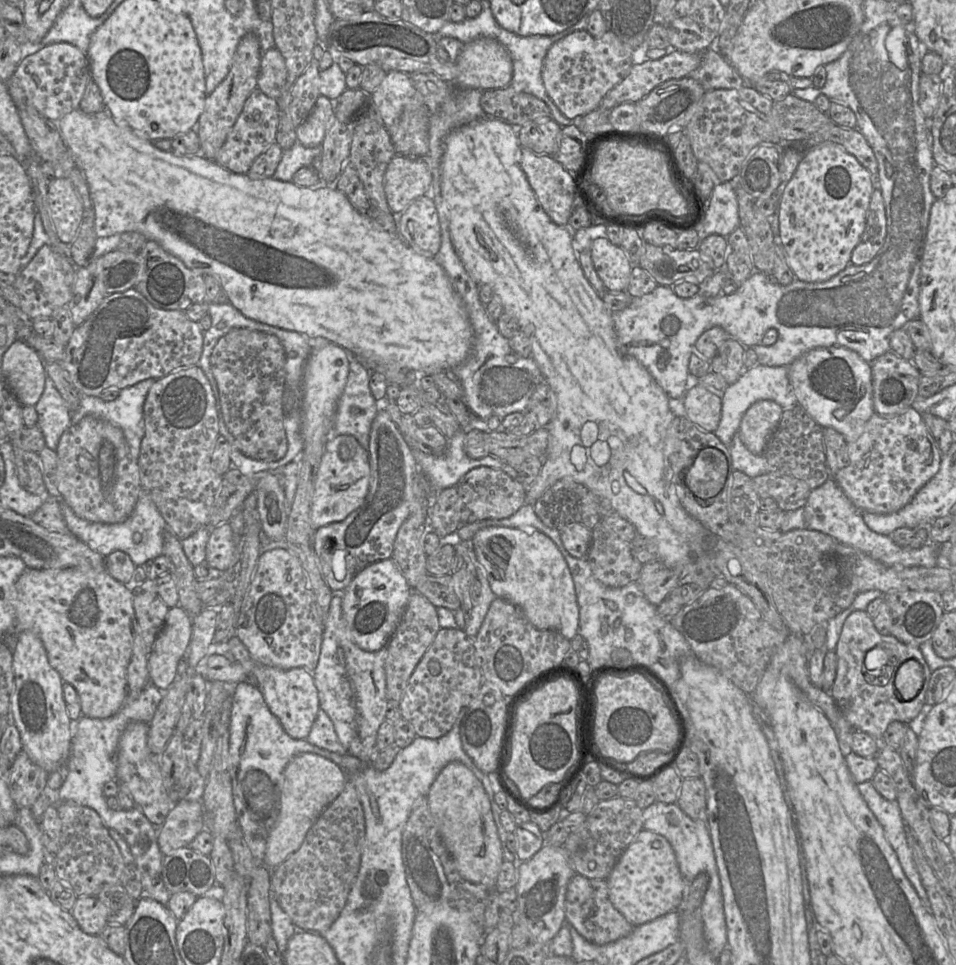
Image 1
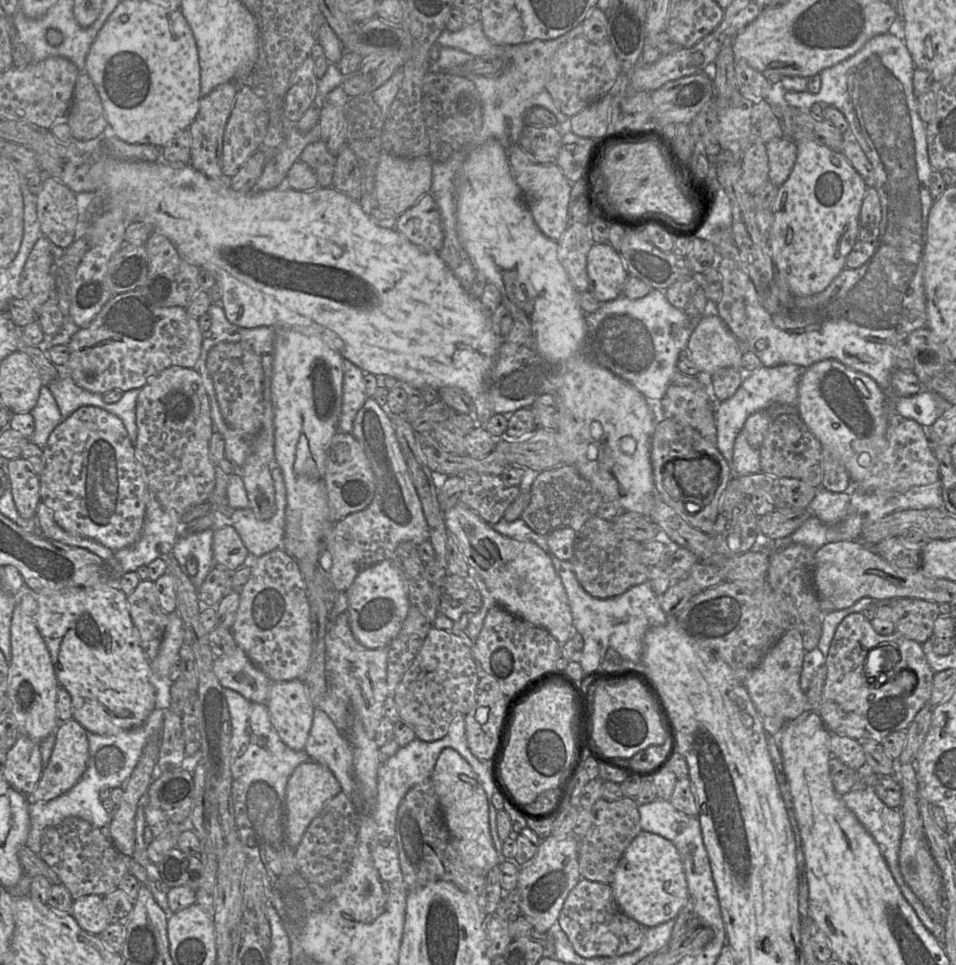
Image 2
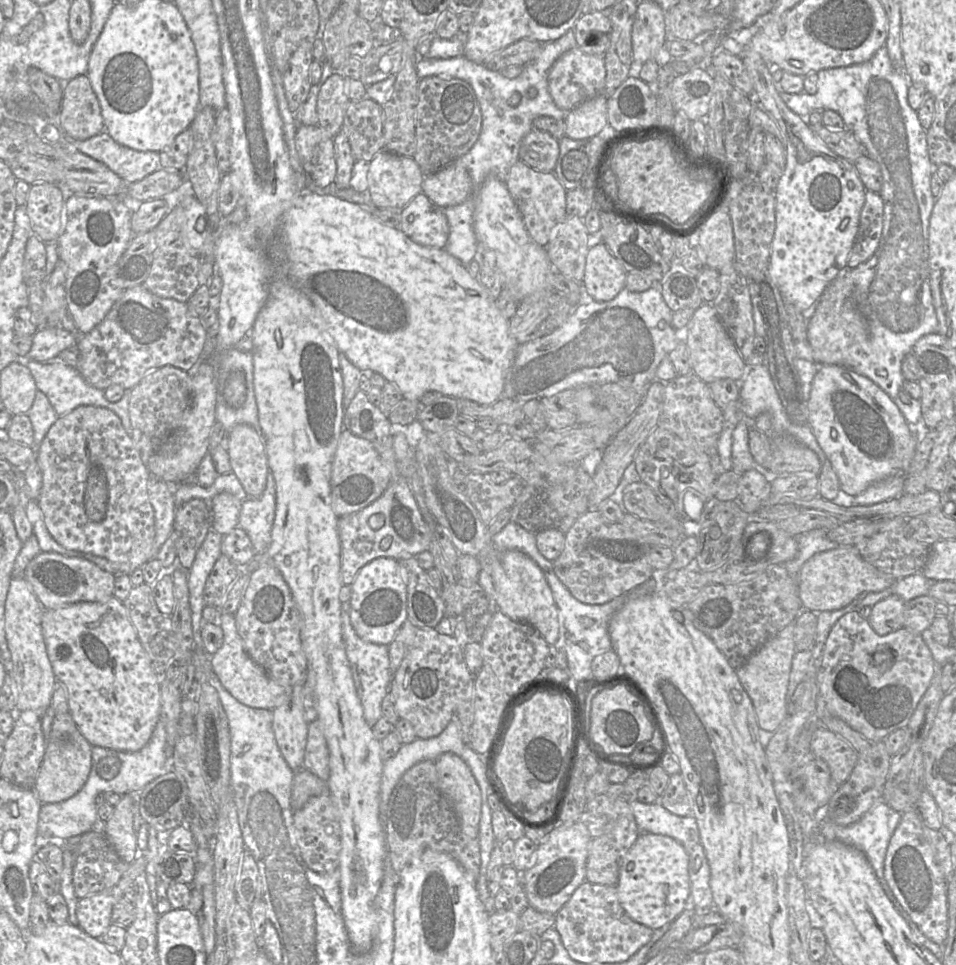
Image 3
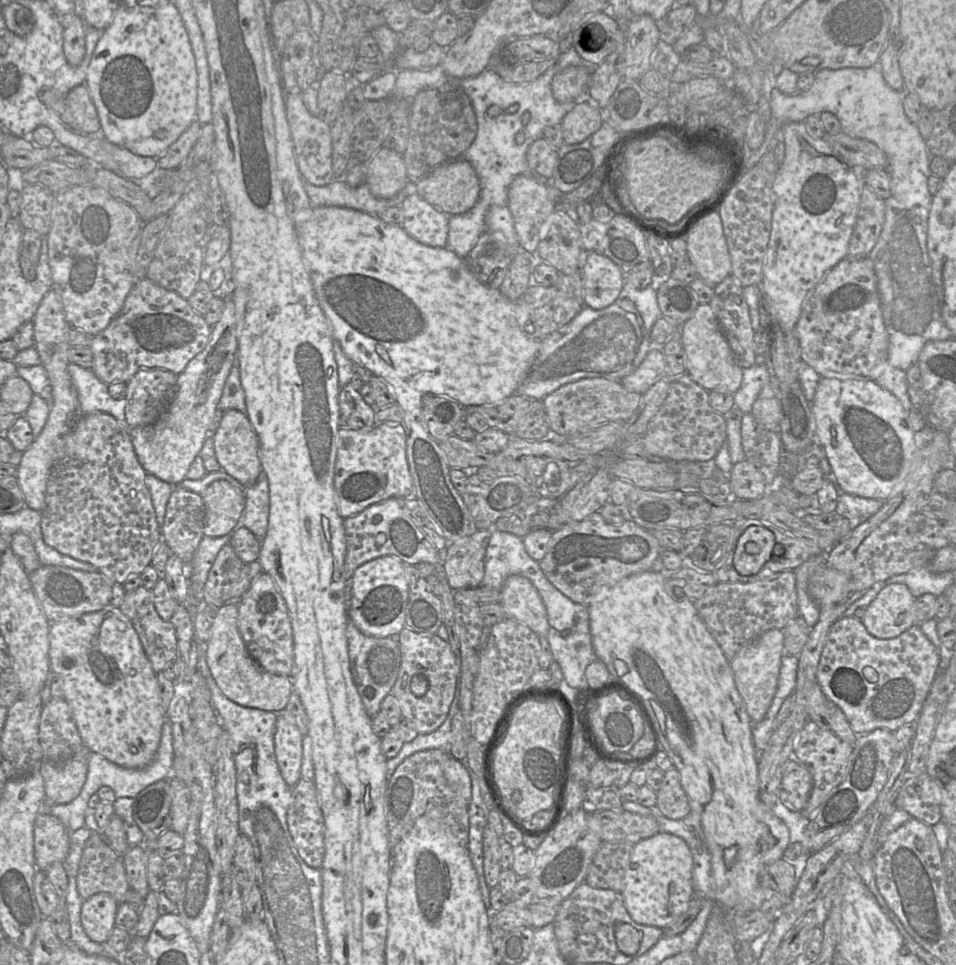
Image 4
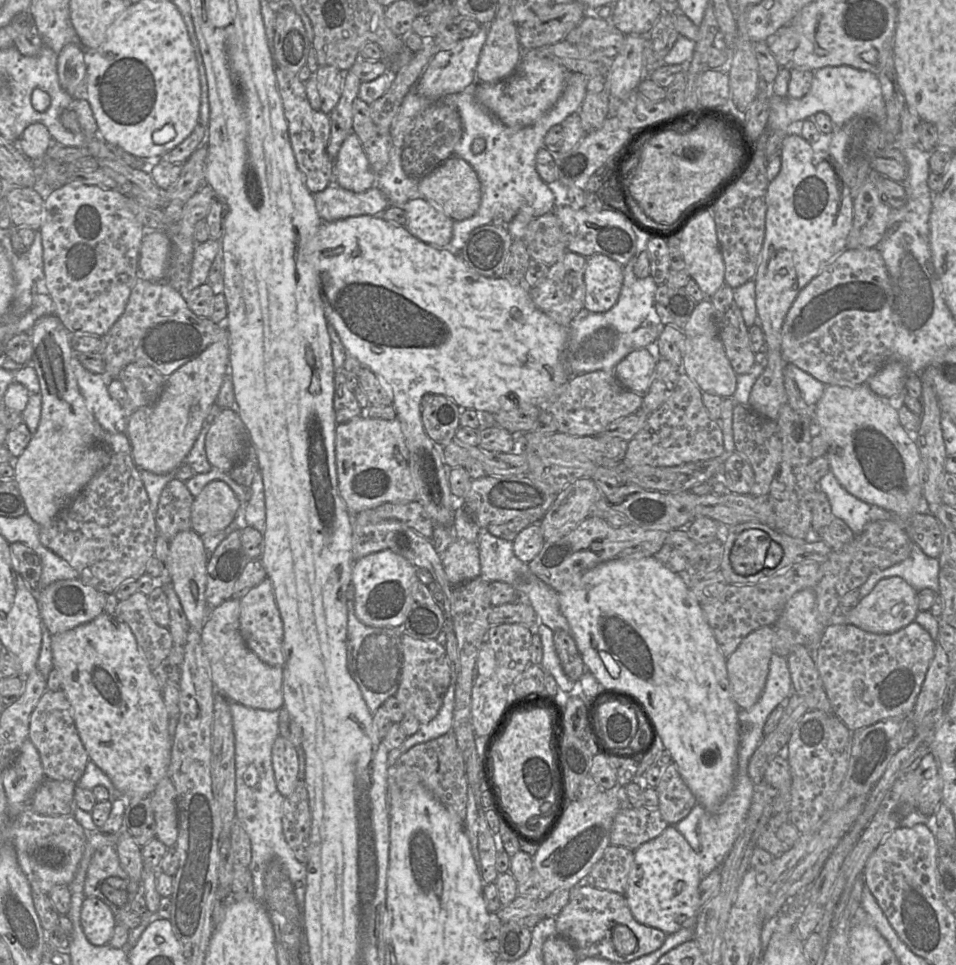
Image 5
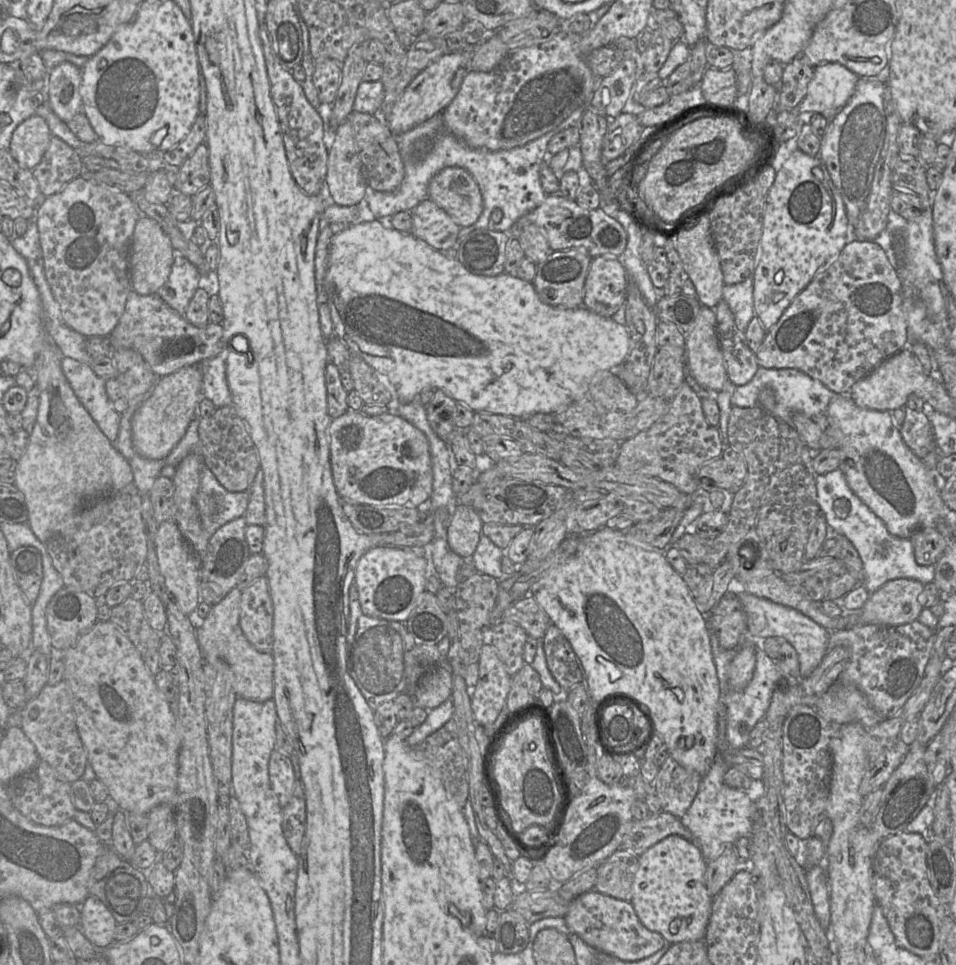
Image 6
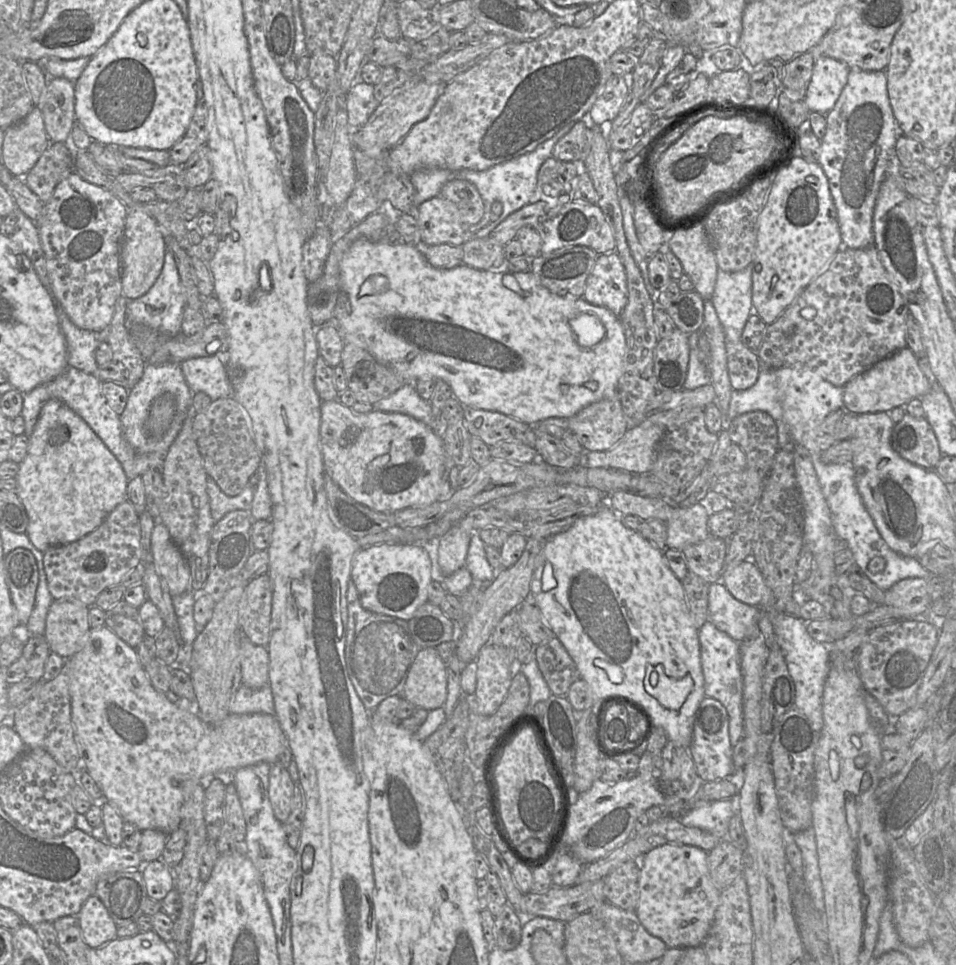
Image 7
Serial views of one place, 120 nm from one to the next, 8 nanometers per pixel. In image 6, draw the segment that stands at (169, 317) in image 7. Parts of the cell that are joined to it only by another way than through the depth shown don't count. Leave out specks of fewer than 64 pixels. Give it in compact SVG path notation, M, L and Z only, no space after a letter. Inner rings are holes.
M175 252L171 272L158 294L173 310L184 315L197 288L201 273L188 259Z

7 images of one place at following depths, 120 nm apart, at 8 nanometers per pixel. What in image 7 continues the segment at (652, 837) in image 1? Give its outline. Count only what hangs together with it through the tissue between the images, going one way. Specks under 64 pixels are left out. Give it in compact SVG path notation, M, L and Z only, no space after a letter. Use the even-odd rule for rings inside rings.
M667 843L661 846L655 847L648 851L641 857L640 873L638 879L639 885L639 900L636 907L636 915L643 925L643 927L653 936L660 938L668 948L680 948L680 947L697 947L701 946L706 939L709 929L712 925L714 915L720 900L721 891L717 889L710 877L709 868L707 864L707 853L700 848L691 845L685 845L680 843Z

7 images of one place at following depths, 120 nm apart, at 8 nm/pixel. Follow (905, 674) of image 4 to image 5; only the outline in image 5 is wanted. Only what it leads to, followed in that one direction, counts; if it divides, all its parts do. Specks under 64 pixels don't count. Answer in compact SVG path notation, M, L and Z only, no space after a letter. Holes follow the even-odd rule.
M916 621L891 634L874 634L852 624L831 624L822 634L814 661L834 715L853 732L882 720L910 717L935 648L936 642Z

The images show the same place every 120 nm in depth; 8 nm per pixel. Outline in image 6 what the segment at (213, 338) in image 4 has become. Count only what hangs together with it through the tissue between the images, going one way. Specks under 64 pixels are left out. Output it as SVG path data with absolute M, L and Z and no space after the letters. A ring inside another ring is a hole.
M199 365L185 366L158 379L145 400L138 406L132 417L132 439L136 452L148 459L165 458L184 436L190 422L197 416L201 395L202 372Z

